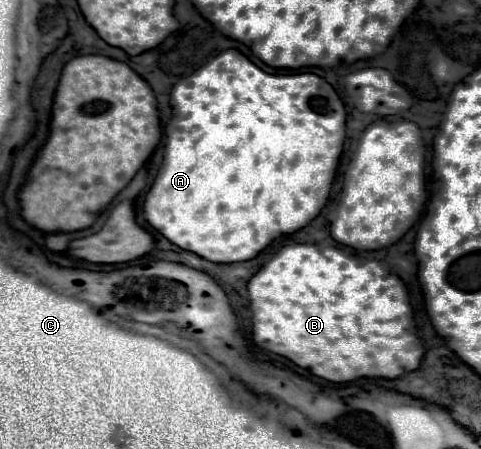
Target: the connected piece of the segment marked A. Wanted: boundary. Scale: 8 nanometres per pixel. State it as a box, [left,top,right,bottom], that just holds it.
[145,49,345,263]

